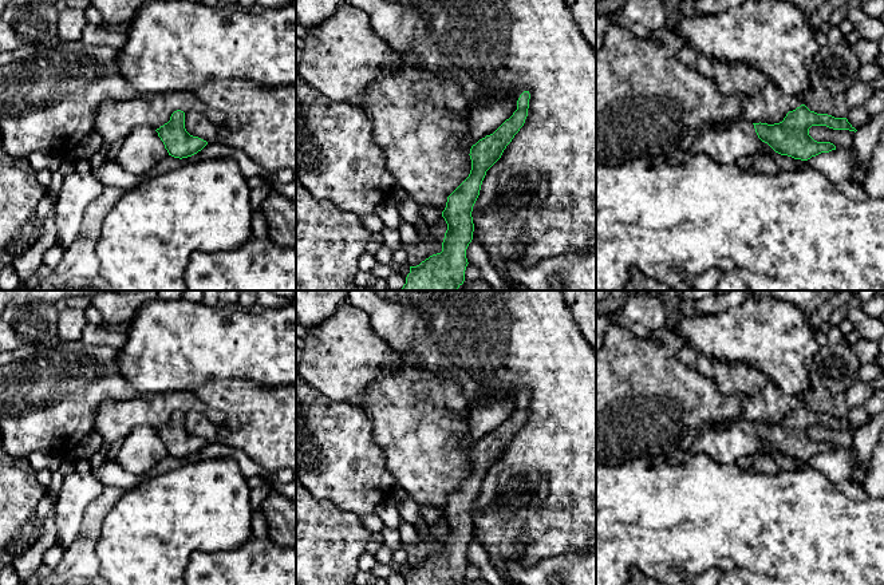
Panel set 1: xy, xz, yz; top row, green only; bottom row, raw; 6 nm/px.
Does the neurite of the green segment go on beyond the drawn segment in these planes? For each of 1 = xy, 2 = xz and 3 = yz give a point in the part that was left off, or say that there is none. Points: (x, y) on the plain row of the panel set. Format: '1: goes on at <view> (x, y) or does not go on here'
1: does not go on here
2: does not go on here
3: does not go on here

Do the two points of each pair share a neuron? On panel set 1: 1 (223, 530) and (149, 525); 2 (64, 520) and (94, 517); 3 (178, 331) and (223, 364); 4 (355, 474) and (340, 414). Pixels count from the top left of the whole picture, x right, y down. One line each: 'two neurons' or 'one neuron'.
1: one neuron
2: two neurons
3: one neuron
4: one neuron

